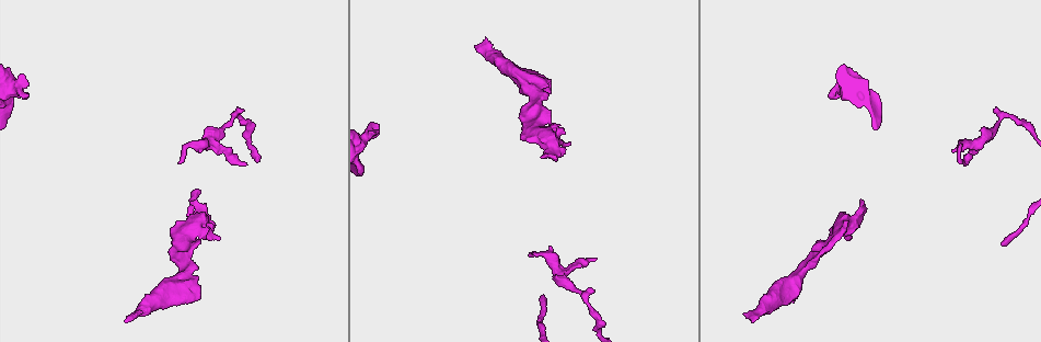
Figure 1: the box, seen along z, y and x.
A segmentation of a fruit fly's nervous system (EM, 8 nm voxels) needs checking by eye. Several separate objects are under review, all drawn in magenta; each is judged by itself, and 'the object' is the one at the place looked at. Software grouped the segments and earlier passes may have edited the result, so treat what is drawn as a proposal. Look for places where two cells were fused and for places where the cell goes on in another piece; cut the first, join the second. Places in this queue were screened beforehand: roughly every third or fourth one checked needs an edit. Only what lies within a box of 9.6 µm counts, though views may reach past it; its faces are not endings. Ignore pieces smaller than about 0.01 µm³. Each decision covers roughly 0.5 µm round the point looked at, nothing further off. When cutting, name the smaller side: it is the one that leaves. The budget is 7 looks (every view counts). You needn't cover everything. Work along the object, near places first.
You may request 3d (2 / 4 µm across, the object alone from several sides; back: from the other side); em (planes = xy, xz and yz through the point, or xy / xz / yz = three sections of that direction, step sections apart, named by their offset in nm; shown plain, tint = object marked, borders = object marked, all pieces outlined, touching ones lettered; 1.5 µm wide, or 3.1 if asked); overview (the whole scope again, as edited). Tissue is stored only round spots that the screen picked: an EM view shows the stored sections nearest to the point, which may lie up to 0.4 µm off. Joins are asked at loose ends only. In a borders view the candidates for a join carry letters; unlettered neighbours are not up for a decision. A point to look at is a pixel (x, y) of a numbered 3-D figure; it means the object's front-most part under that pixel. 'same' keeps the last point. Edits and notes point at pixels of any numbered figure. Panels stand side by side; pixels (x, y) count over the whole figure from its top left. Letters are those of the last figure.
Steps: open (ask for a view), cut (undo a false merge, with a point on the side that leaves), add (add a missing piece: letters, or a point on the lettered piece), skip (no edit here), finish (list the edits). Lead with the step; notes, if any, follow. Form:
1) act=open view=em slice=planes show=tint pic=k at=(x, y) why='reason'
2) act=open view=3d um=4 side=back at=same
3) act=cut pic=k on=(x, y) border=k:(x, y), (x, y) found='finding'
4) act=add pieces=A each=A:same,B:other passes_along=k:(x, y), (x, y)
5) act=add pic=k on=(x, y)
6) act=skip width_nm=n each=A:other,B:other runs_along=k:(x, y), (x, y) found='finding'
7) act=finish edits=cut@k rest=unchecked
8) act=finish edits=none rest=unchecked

act=open view=3d um=2 pic=1 at=(548, 137) why='branch point'

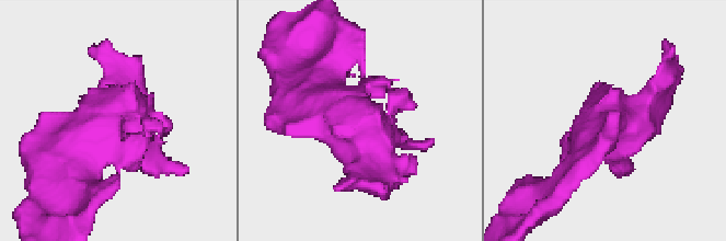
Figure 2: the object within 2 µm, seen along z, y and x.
act=open view=em slice=xz step=4 show=borders pic=2 at=(351, 117)

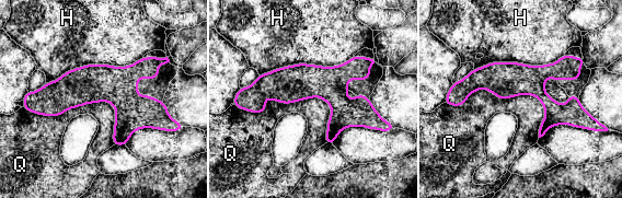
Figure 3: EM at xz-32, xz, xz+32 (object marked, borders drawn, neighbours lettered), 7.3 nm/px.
act=skip each=H:other,Q:other runs_along=3:(60, 93), (118, 93), (175, 126) found='one cell here'

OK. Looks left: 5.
act=open view=em slice=planes show=borders pic=1 at=(753, 321) why='thick end'

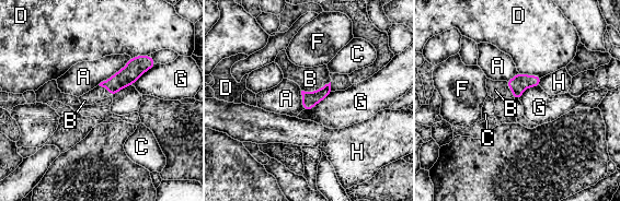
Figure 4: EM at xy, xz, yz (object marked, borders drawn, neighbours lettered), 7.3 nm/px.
act=add pic=4 on=(309, 79) each=A:other,B:same,C:other,D:other,F:other,G:other,H:other found='it goes on there'

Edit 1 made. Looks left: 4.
act=finish edits=add@4 rest=unchecked

